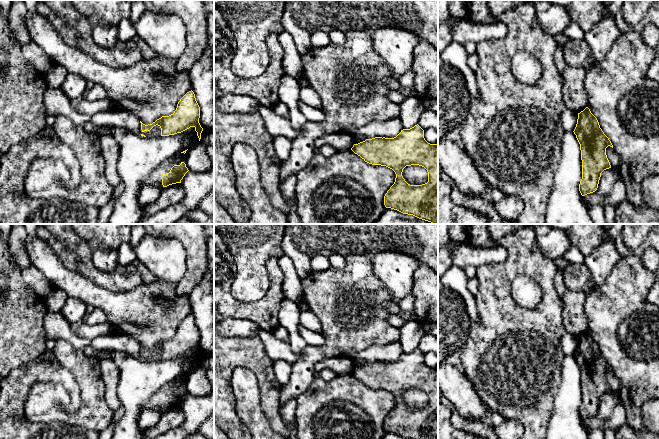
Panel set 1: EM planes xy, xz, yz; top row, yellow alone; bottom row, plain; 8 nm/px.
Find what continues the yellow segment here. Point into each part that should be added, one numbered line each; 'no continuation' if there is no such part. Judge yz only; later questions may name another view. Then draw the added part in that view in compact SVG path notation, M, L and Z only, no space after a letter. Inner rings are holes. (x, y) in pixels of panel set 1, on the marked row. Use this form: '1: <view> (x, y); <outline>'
no continuation

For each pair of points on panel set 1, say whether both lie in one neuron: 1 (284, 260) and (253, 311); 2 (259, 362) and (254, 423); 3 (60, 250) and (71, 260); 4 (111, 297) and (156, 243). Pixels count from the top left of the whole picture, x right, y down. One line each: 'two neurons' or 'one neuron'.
1: two neurons
2: two neurons
3: one neuron
4: two neurons

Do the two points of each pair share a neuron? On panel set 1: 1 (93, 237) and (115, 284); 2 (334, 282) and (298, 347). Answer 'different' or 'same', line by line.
1: different
2: different

